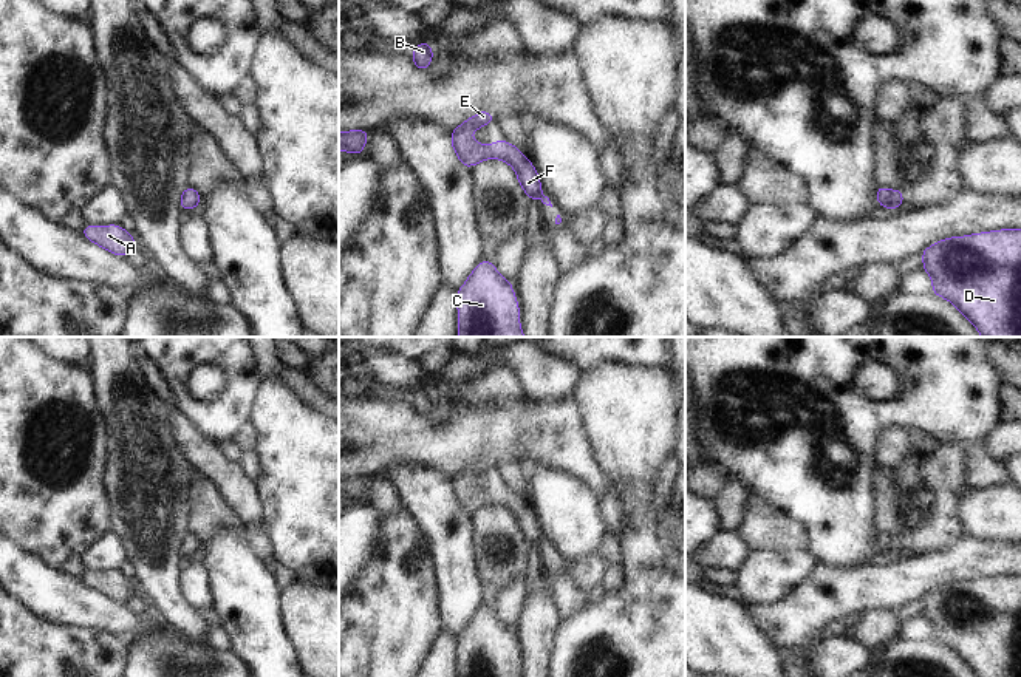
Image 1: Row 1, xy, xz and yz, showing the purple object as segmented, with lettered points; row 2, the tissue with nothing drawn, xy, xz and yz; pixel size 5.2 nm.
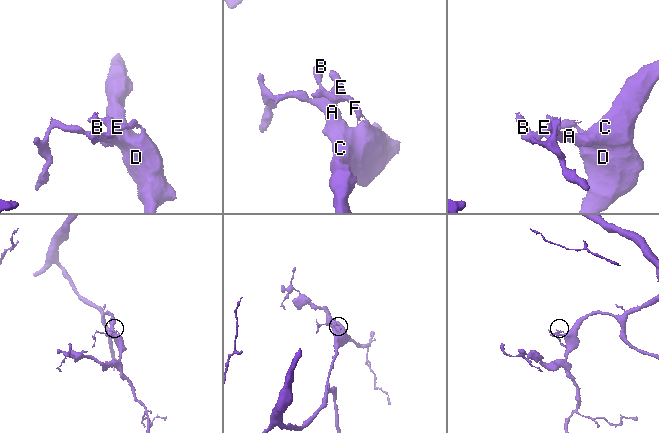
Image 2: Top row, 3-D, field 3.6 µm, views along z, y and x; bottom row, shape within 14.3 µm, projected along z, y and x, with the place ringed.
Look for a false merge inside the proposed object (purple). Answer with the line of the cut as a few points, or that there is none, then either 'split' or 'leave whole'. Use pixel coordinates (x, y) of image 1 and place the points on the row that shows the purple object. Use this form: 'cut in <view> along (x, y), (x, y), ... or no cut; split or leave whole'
cut in yz along (899, 203), (888, 206); split

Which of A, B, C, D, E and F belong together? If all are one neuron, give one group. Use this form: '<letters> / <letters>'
A B C D / E F

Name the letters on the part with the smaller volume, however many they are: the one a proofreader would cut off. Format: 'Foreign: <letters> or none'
Foreign: E, F

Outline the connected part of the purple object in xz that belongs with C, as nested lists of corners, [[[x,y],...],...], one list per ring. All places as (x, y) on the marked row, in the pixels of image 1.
[[[481,260],[456,291],[458,337],[526,337],[512,283]]]

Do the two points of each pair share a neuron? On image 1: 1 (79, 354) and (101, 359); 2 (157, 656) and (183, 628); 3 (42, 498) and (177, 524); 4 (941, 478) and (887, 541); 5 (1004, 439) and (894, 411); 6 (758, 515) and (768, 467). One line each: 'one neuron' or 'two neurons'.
1: two neurons
2: two neurons
3: two neurons
4: one neuron
5: two neurons
6: two neurons

